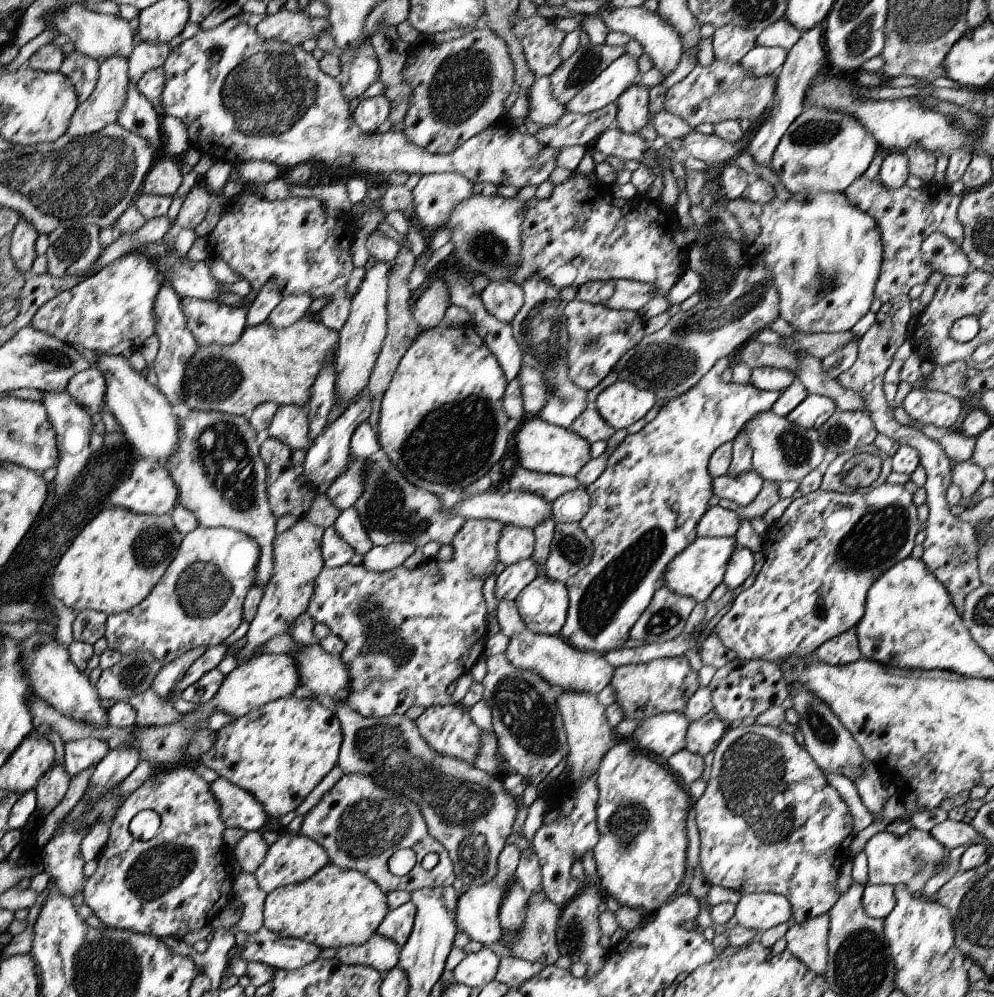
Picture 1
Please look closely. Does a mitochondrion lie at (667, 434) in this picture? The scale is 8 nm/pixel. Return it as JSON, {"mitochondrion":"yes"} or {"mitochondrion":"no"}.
{"mitochondrion":"no"}

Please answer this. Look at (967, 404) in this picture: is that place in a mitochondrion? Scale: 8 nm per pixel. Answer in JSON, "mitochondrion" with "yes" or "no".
{"mitochondrion":"no"}

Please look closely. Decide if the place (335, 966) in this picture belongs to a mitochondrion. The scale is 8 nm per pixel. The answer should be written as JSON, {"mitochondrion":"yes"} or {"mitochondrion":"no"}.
{"mitochondrion":"no"}

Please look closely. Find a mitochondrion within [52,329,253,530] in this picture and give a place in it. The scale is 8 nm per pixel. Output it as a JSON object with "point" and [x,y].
{"point":[213,378]}

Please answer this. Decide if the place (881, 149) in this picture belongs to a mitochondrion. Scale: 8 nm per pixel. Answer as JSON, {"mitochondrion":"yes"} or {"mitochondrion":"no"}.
{"mitochondrion":"no"}

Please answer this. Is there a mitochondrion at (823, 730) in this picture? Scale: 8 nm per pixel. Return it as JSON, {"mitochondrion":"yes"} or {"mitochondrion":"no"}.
{"mitochondrion":"yes"}

